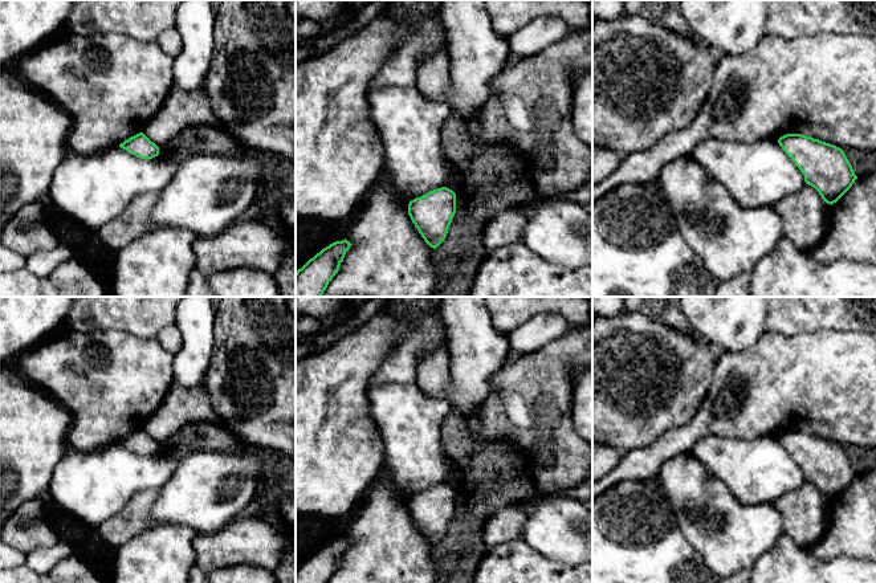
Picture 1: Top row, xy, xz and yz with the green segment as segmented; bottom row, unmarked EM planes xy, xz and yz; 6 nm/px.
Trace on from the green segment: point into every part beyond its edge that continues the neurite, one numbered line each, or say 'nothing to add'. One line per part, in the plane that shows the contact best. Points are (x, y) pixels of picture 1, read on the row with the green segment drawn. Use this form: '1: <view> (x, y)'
nothing to add

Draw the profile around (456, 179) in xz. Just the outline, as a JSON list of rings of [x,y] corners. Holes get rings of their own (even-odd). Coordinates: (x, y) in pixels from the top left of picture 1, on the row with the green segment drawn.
[[[455,164],[455,172],[449,175],[447,180],[447,188],[452,189],[455,193],[463,187],[464,184],[465,170],[457,164]]]

